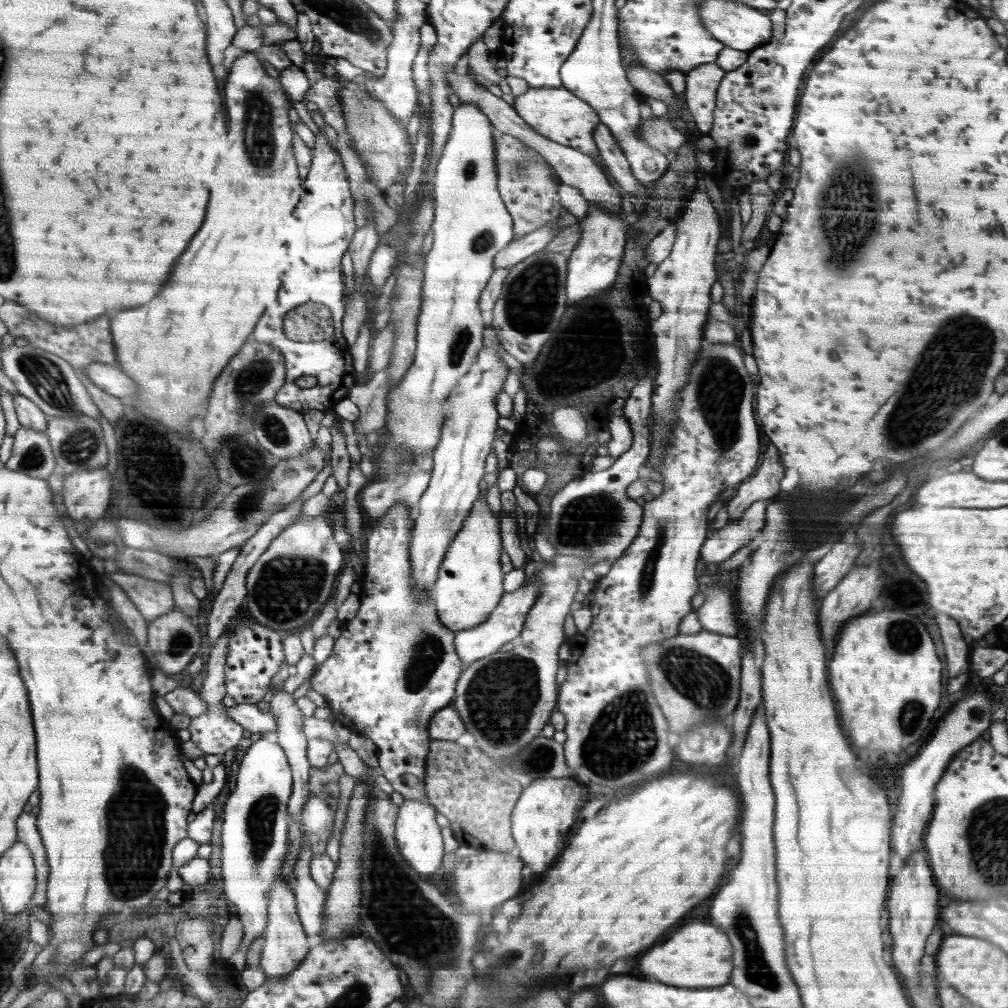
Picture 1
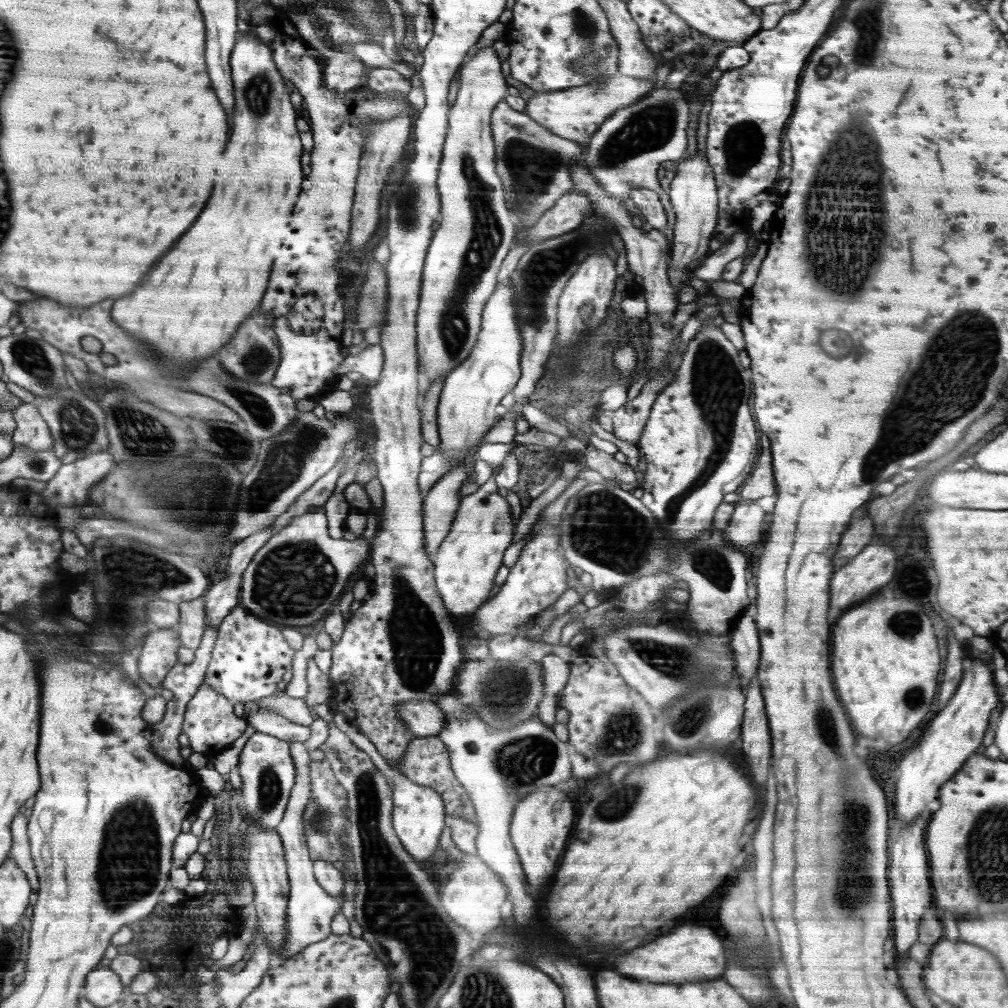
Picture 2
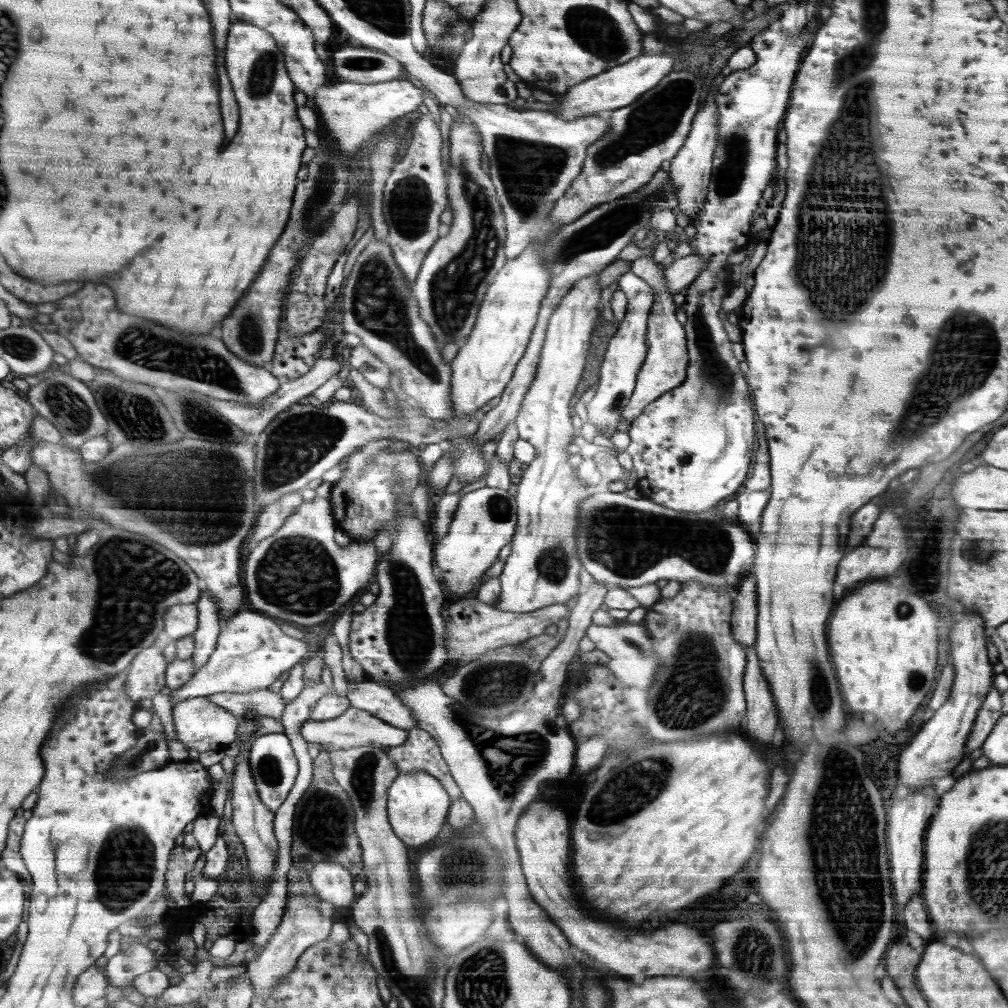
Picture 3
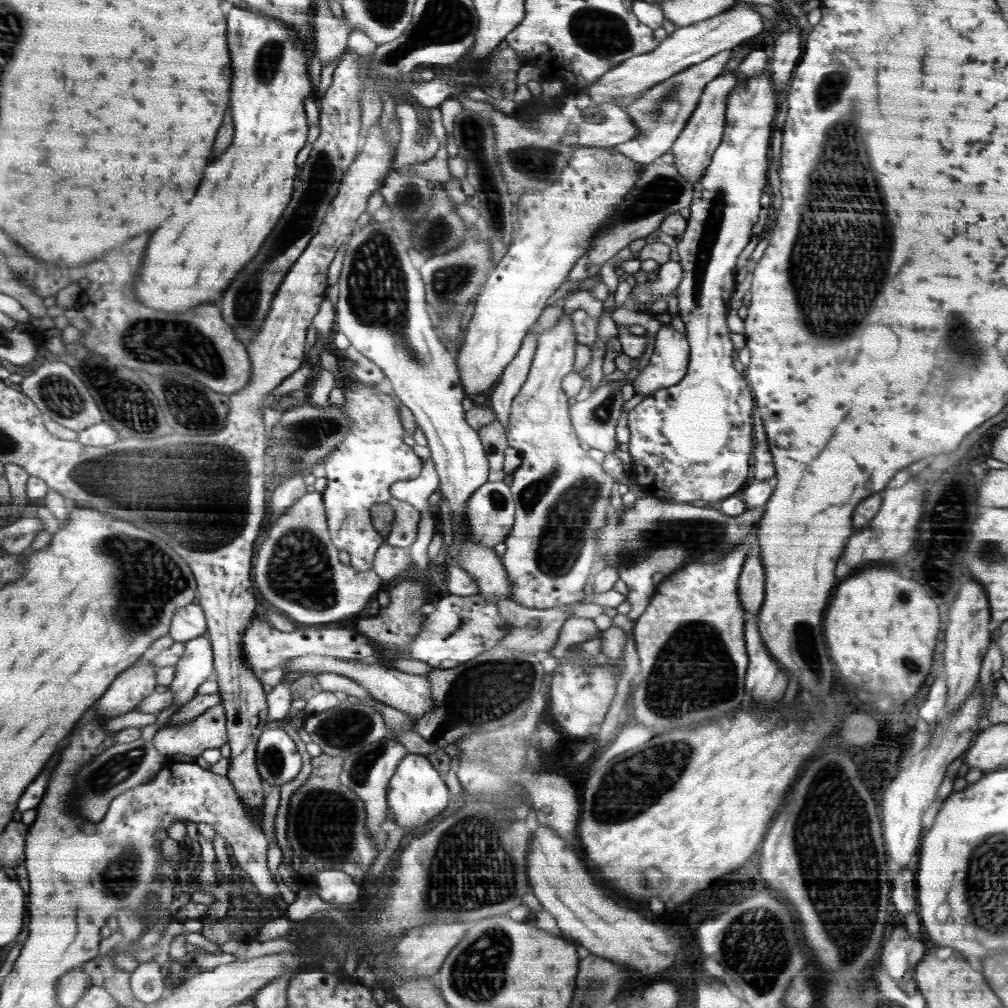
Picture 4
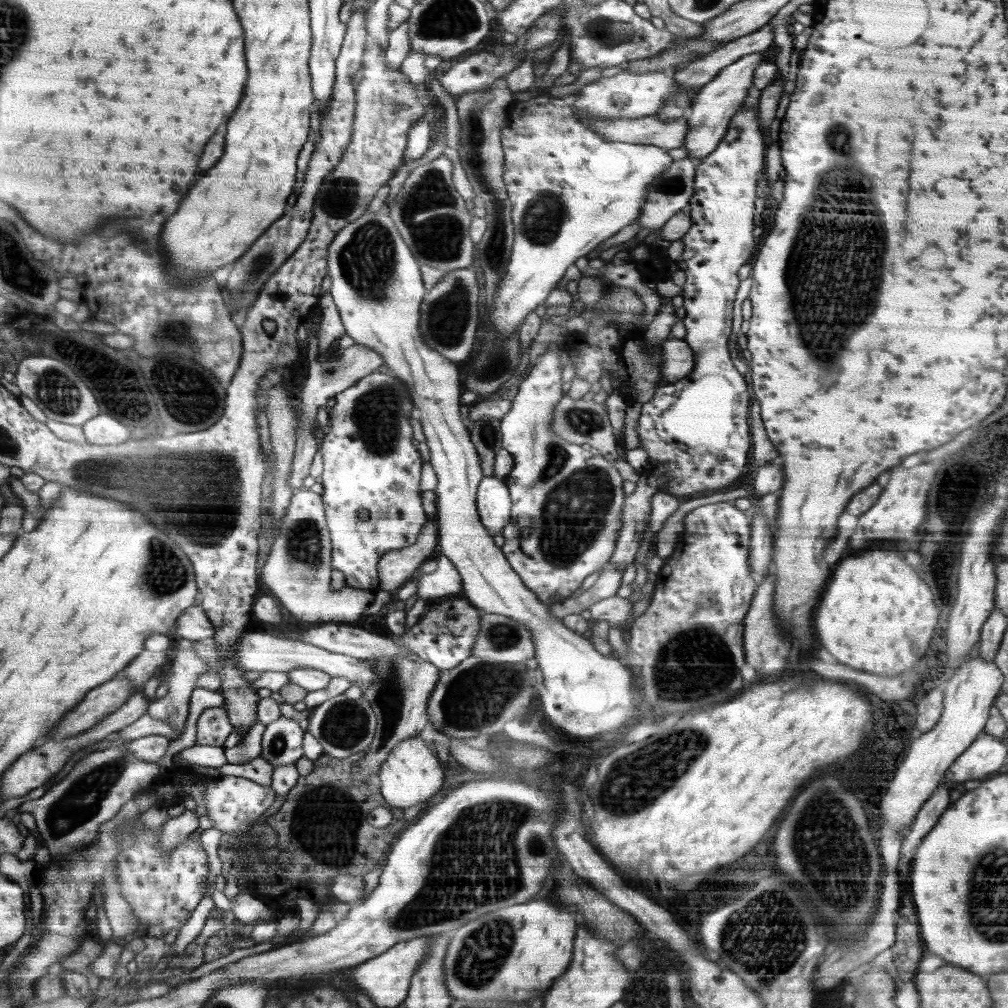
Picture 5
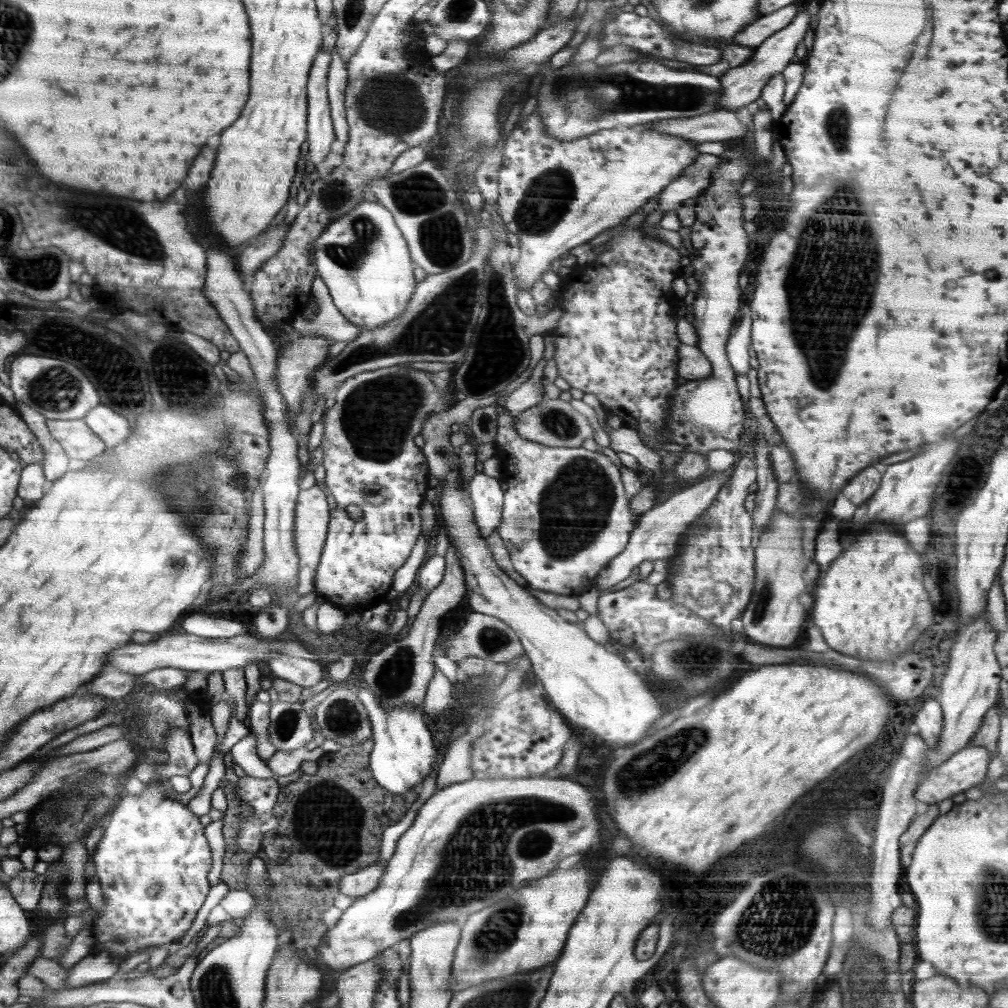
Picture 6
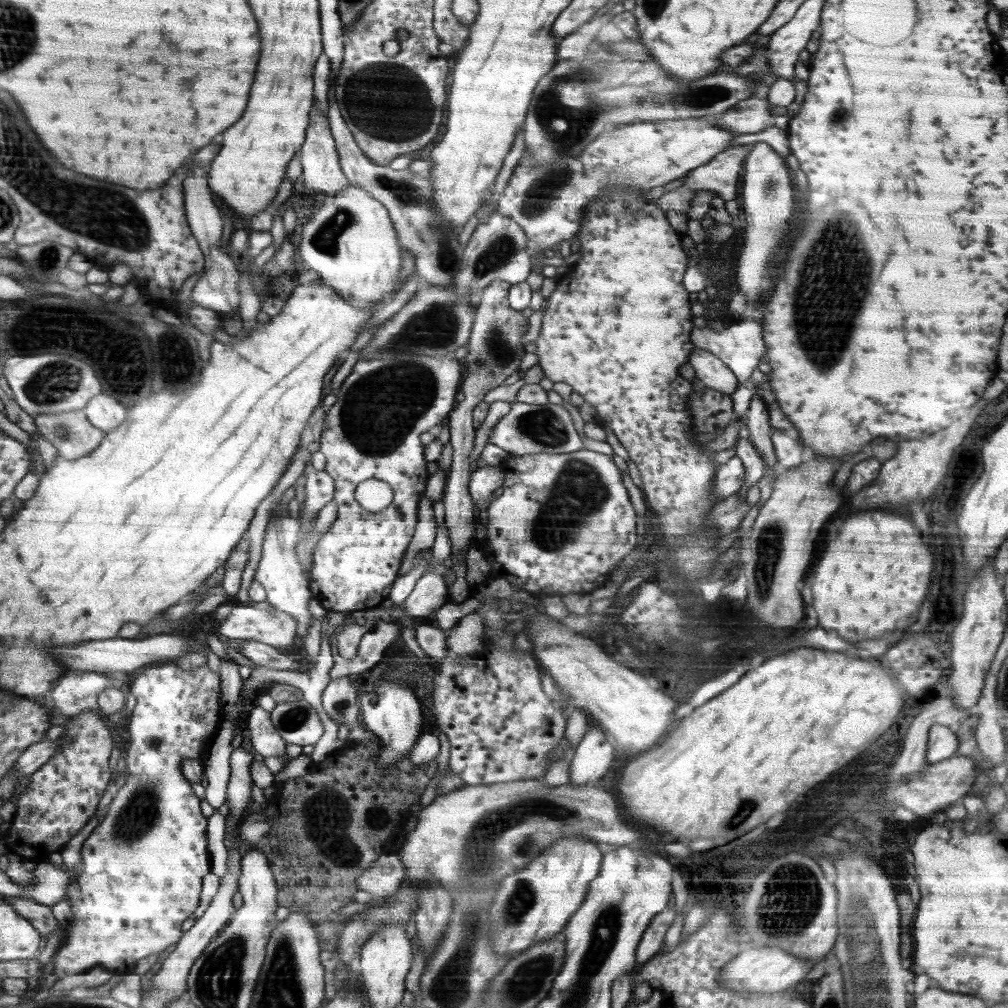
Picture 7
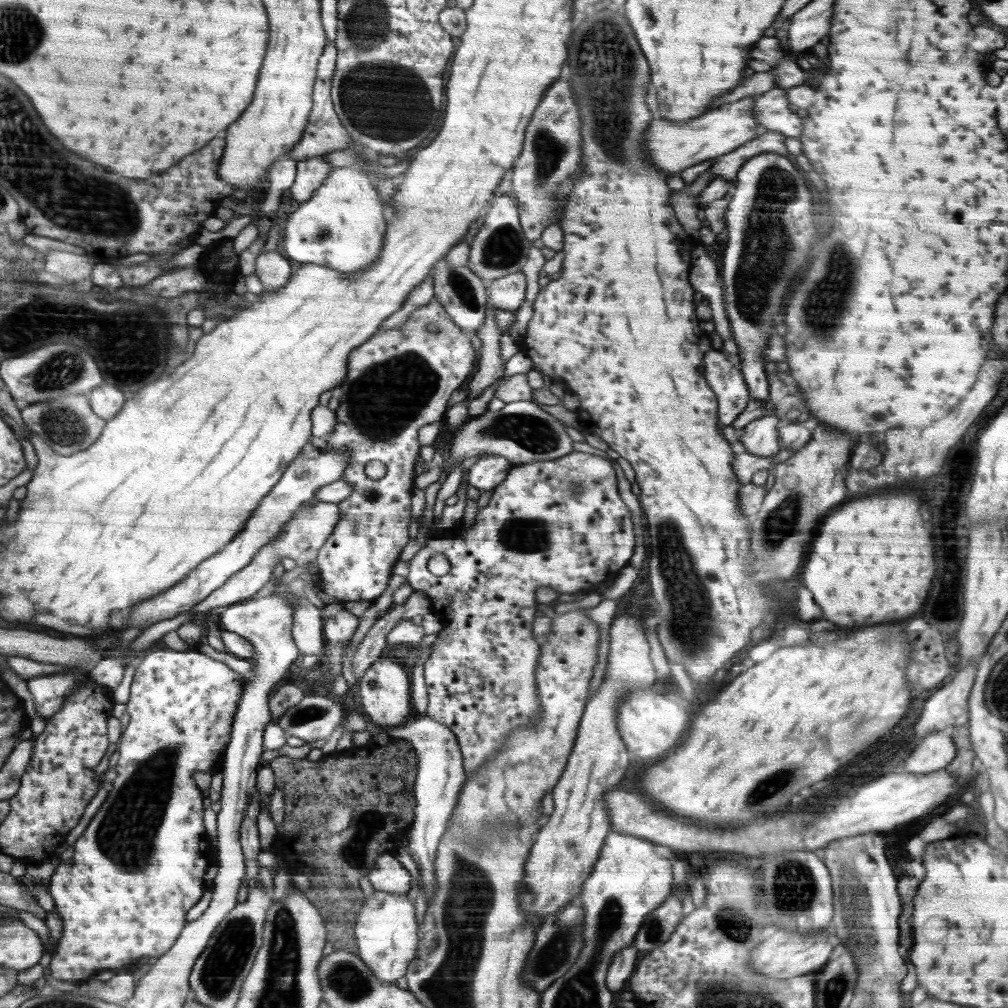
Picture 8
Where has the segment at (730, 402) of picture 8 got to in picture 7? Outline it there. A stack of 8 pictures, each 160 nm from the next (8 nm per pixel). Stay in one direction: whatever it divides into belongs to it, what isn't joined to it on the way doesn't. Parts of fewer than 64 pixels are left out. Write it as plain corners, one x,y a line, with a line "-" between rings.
696,347
689,354
689,363
695,370
696,379
702,380
704,386
723,392
730,398
740,383
730,367
710,351

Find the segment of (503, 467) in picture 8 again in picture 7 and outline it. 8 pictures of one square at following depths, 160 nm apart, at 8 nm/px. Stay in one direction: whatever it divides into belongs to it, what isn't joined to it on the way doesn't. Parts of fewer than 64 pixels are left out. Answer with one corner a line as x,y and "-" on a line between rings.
501,466
478,468
470,476
468,491
476,507
476,513
488,509
494,492
505,484
505,475

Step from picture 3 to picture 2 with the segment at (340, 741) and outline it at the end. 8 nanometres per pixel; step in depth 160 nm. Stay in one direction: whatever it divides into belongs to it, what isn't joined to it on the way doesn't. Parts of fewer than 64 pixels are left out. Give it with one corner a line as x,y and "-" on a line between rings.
270,709
250,711
246,717
243,717
252,732
274,735
276,738
285,739
288,742
304,743
311,735
310,726
296,724

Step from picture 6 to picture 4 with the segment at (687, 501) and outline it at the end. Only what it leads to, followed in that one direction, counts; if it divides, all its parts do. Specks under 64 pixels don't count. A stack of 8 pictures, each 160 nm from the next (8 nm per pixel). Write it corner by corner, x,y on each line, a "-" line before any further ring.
500,600
500,602
496,602
495,606
498,608
498,614
502,615
505,623
508,624
505,629
507,634
497,645
516,652
532,654
539,650
547,651
555,646
560,629
566,619
571,616
570,608
574,604
552,606
550,609
532,609
518,606
512,600

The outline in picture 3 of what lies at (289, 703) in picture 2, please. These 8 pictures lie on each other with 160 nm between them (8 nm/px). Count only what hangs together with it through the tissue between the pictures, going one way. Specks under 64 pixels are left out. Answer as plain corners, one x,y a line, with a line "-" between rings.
269,689
252,692
220,692
206,696
216,706
224,708
233,715
240,718
244,714
257,714
257,716
268,716
268,718
279,718
284,714
286,703
280,696

